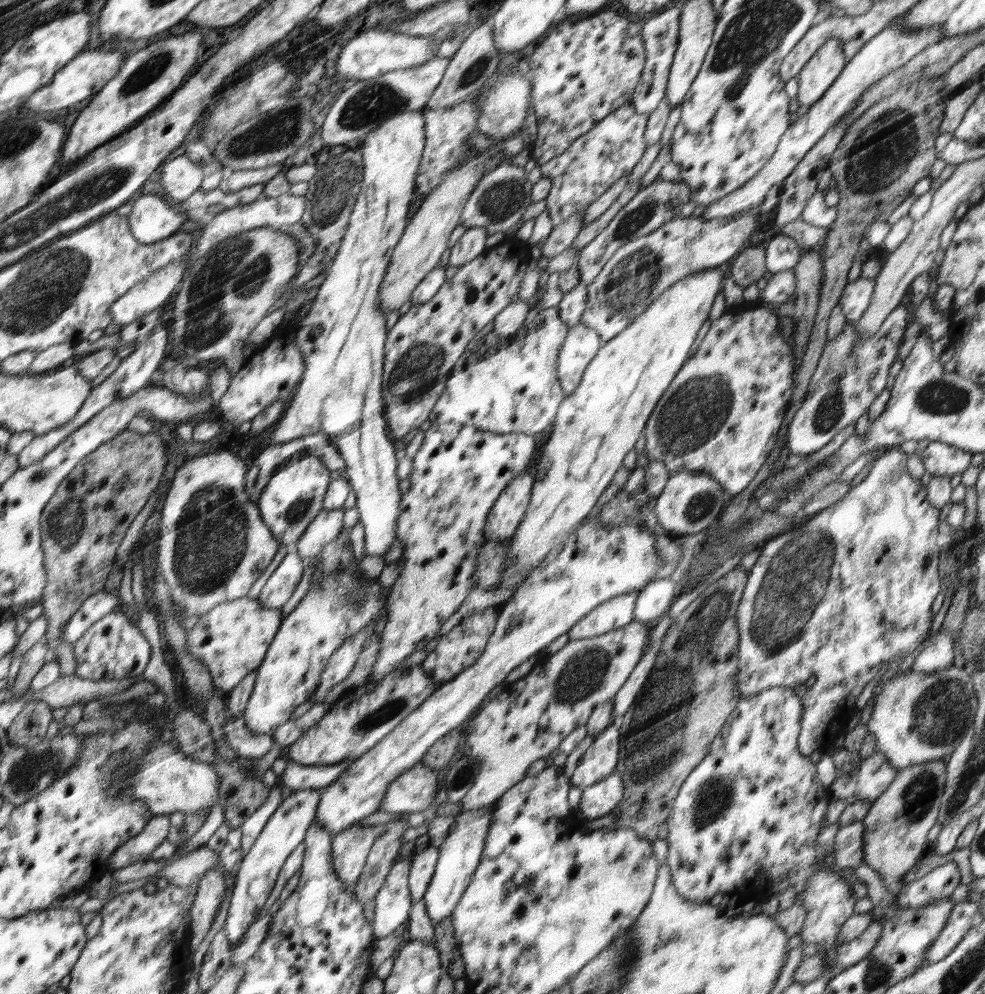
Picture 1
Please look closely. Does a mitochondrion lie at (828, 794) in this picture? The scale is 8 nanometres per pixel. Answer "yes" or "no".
no

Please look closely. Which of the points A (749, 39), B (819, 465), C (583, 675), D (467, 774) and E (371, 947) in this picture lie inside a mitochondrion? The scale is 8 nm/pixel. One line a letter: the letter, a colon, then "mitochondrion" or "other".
A: mitochondrion
B: other
C: mitochondrion
D: mitochondrion
E: other

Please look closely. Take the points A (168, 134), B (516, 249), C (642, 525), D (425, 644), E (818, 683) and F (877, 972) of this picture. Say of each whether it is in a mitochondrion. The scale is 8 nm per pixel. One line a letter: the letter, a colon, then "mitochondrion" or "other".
A: other
B: other
C: other
D: other
E: other
F: mitochondrion

